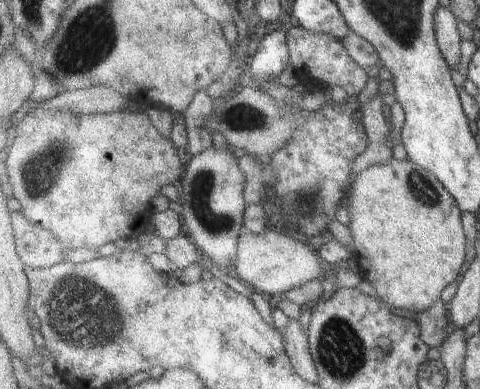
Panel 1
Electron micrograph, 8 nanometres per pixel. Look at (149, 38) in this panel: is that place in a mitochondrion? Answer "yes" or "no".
no

